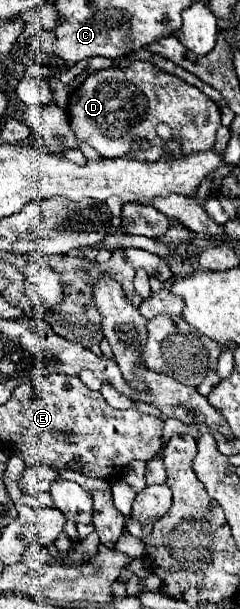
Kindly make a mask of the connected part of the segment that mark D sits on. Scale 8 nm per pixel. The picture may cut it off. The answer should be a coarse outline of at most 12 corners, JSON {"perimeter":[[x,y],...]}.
{"perimeter":[[146,61],[88,75],[68,99],[100,157],[212,149],[220,107]]}

